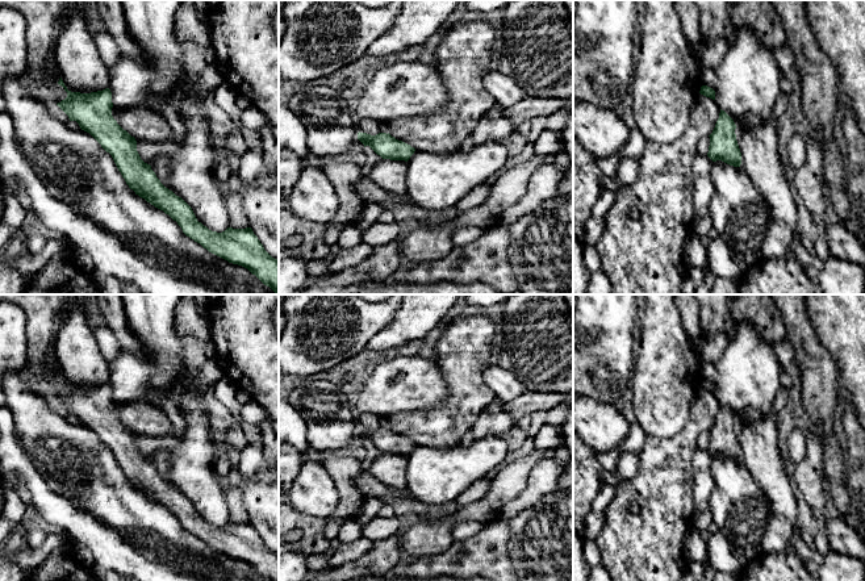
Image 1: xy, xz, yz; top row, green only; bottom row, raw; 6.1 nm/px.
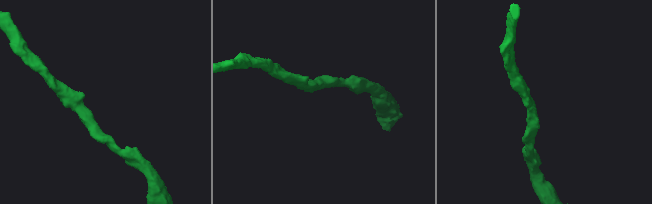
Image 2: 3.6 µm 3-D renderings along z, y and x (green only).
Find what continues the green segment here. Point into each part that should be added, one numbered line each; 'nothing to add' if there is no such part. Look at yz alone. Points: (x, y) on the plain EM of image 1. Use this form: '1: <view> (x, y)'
nothing to add

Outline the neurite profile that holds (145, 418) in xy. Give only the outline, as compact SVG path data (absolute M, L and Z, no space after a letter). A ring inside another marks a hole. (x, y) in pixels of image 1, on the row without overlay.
M149 401L112 402L112 410L137 436L167 436L172 432L166 411Z

